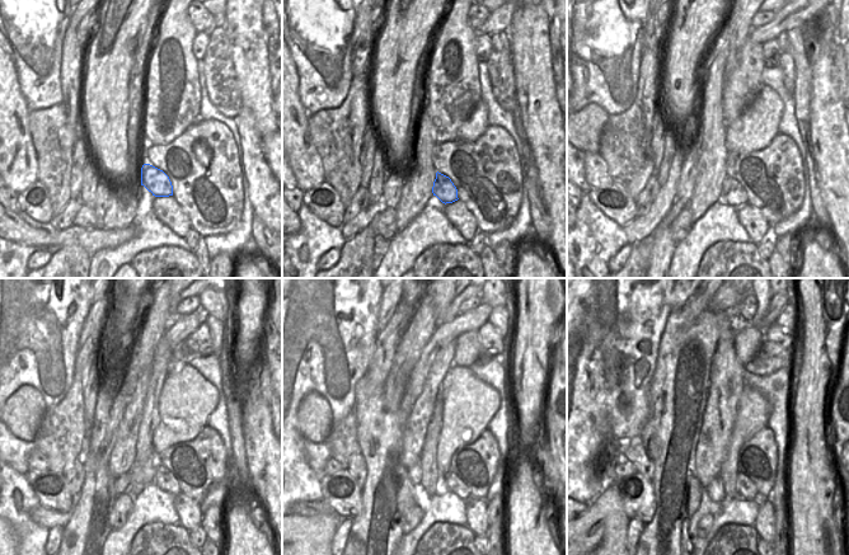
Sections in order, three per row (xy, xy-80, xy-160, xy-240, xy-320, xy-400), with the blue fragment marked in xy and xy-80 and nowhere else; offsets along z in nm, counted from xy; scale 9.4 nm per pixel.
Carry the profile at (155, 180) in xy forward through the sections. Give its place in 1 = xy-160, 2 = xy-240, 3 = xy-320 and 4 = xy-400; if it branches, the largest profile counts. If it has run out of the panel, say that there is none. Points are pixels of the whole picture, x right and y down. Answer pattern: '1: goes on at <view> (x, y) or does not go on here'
1: goes on at xy-160 (732, 191)
2: goes on at xy-240 (164, 479)
3: goes on at xy-320 (454, 483)
4: goes on at xy-400 (746, 489)

